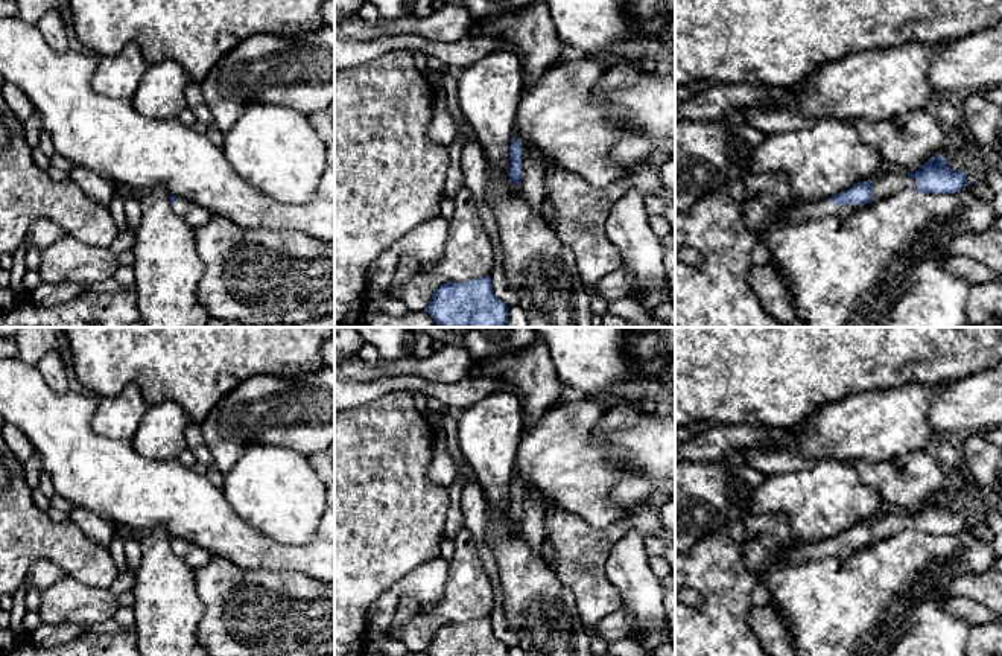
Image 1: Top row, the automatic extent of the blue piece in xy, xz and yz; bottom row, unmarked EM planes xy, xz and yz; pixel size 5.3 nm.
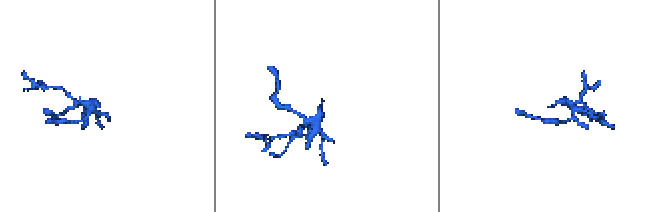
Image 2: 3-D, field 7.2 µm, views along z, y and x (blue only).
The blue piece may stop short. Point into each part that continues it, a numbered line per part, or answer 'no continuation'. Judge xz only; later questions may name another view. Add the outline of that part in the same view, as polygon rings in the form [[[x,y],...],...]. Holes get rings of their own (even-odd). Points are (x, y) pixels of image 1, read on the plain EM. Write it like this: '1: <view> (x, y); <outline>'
1: xz (532, 527); [[[514,472],[514,478],[517,484],[523,486],[523,493],[522,493],[523,514],[517,528],[520,531],[520,536],[531,546],[534,556],[541,556],[541,545],[546,540],[546,525],[547,525],[549,511],[544,507],[535,489],[528,487],[515,472]]]

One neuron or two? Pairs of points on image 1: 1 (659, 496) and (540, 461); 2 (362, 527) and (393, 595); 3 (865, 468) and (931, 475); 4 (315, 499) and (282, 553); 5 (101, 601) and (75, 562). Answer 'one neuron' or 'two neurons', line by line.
1: one neuron
2: two neurons
3: one neuron
4: two neurons
5: two neurons

